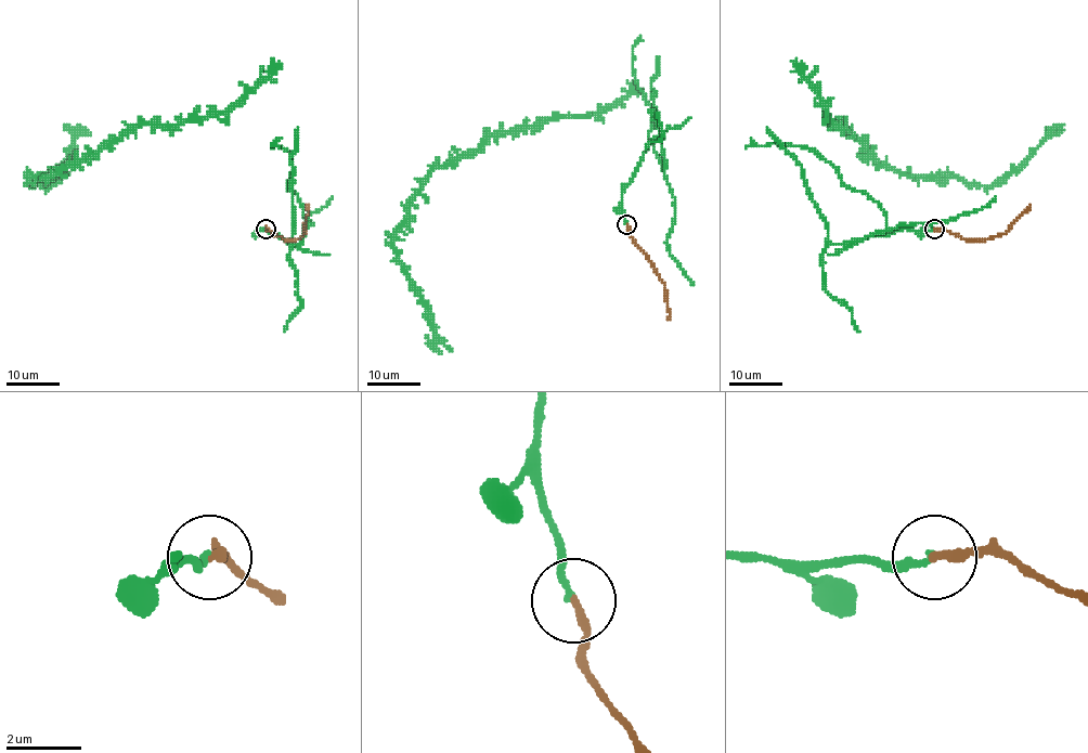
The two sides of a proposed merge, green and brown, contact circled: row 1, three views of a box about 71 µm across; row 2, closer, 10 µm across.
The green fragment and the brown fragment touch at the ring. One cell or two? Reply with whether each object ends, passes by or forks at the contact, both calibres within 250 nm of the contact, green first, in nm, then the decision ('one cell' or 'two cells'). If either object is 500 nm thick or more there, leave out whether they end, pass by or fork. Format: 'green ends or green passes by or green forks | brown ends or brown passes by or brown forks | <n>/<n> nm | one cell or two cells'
green ends | brown ends | 150/240 nm | one cell

